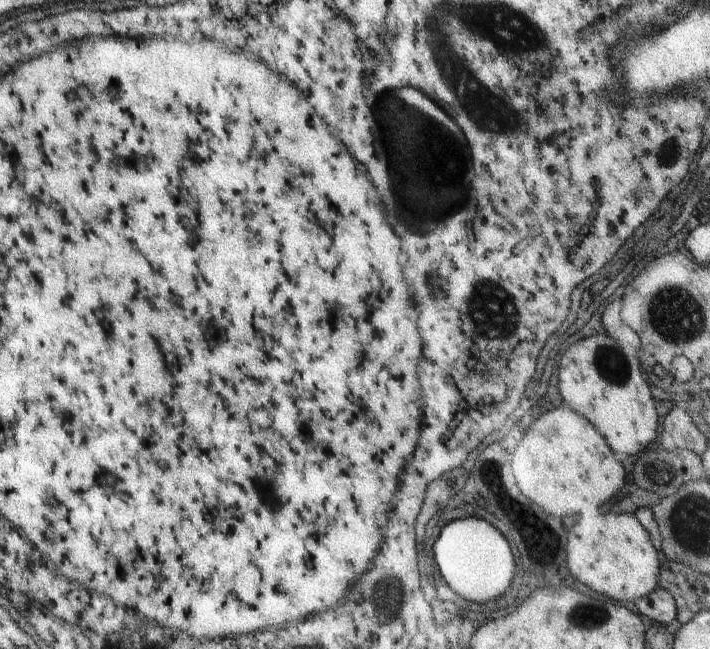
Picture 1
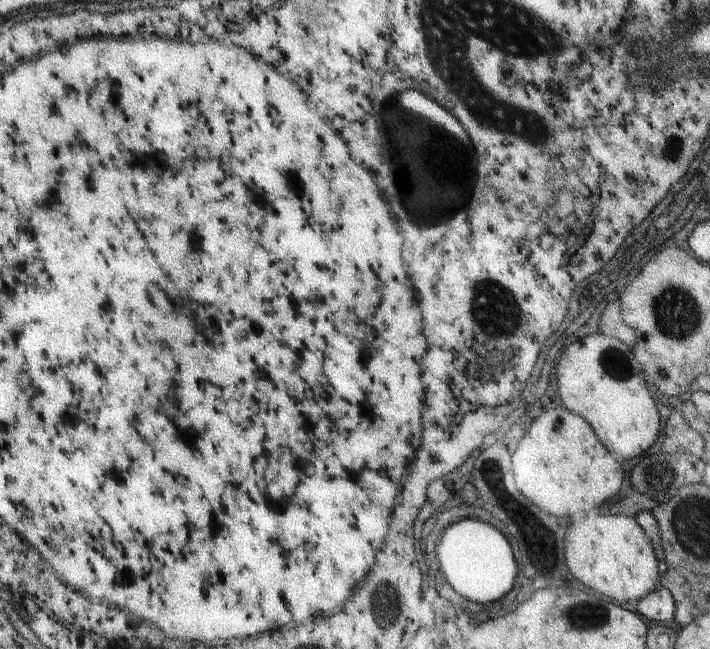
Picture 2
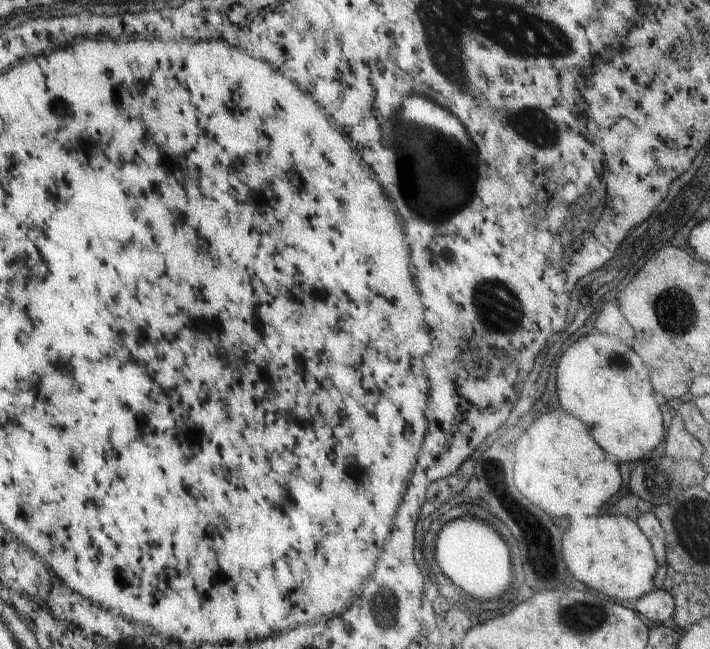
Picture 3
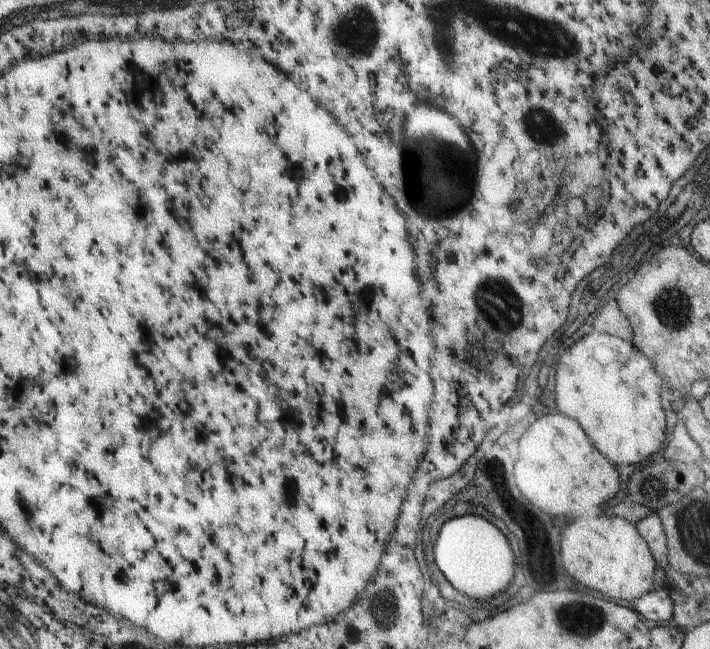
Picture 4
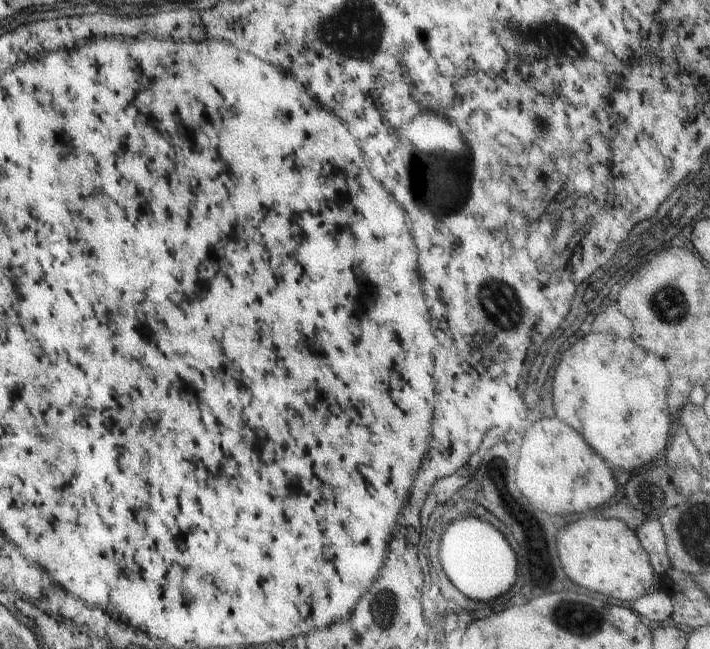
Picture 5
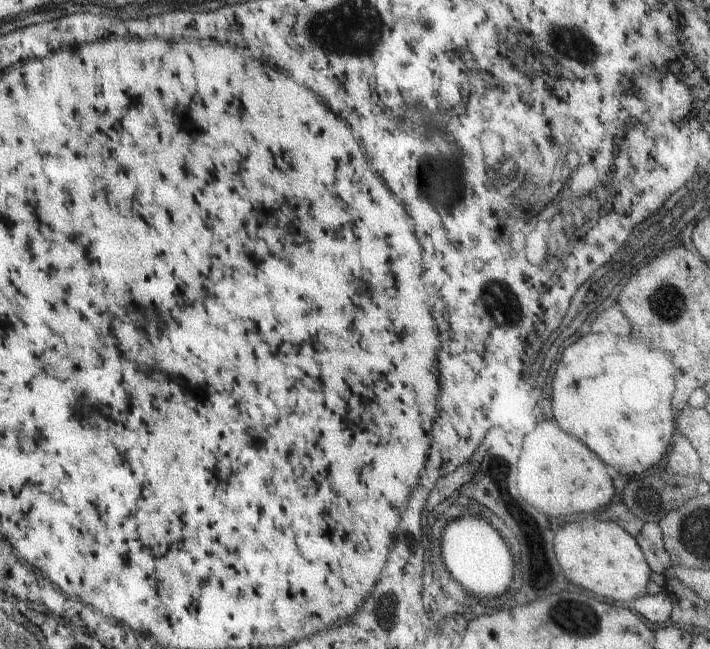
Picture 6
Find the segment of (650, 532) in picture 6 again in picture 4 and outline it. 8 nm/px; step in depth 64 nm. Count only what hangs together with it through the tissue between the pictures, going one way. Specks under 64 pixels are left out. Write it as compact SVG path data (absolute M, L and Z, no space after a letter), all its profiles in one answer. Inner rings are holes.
M649 513L643 520L635 524L637 534L645 540L649 554L653 557L655 566L664 570L668 565L666 560L666 538L662 529L662 524L656 513Z

